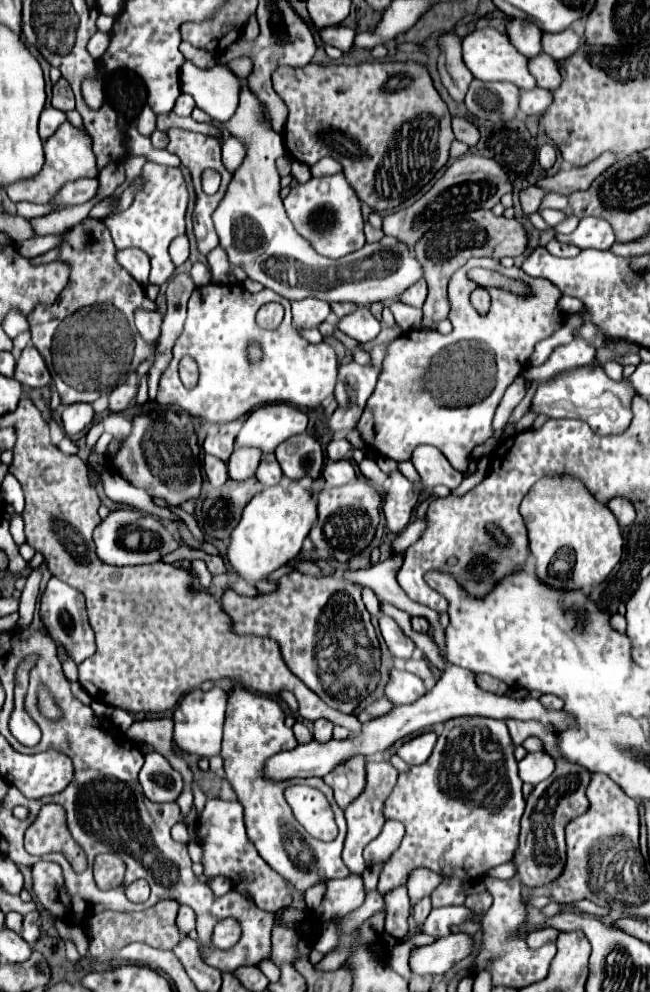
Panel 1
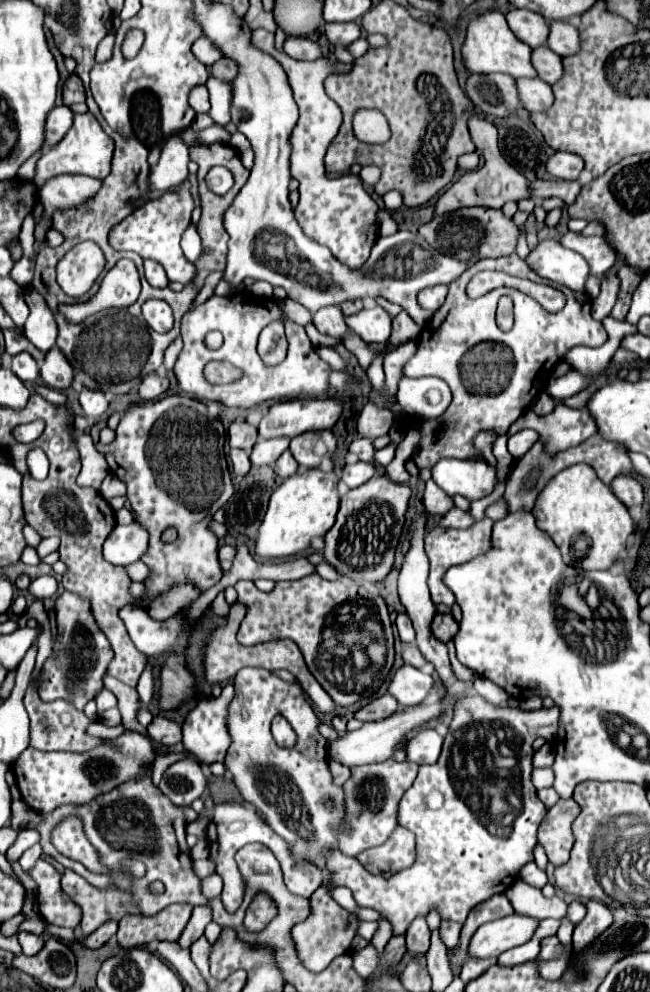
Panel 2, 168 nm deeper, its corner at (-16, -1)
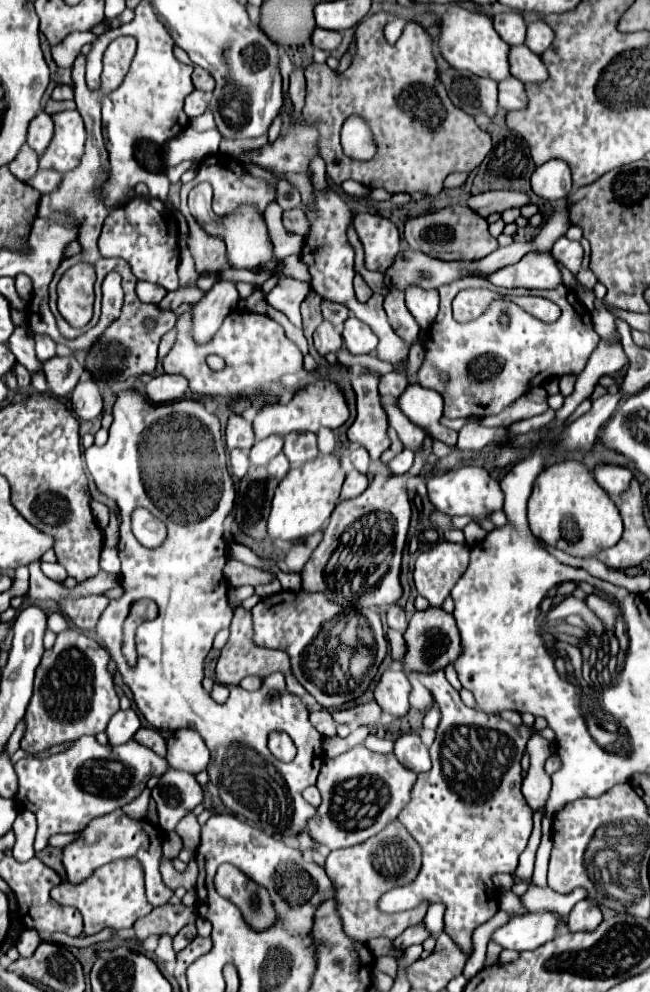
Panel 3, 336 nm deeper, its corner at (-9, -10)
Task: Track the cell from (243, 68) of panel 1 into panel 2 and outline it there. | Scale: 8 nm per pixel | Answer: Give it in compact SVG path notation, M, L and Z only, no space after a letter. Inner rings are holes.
M220 58L220 60L216 60L210 68L210 74L214 76L214 78L220 78L220 80L224 80L224 82L230 82L234 76L236 76L236 64L232 62L232 60L228 60L228 58Z

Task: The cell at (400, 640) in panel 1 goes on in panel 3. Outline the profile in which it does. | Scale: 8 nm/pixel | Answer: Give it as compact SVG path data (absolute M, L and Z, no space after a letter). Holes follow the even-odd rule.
M393 605L387 613L387 623L391 629L399 631L399 633L405 633L407 631L407 619L405 619L405 611L397 605Z

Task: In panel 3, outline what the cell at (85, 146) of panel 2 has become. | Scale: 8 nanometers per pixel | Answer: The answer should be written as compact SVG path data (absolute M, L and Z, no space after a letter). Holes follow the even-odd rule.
M63 111L53 115L55 135L53 143L39 157L39 169L53 169L59 173L69 173L79 167L85 153L87 131L79 111Z

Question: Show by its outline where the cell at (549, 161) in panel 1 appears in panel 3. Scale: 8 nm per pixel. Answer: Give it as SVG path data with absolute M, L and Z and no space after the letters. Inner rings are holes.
M561 159L537 167L531 175L531 189L545 201L557 201L571 193L571 169Z

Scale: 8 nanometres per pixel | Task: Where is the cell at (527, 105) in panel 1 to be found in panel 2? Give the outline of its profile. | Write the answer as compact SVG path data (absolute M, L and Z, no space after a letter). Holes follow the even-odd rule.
M516 78L516 90L528 112L544 112L552 106L552 88L540 78Z

